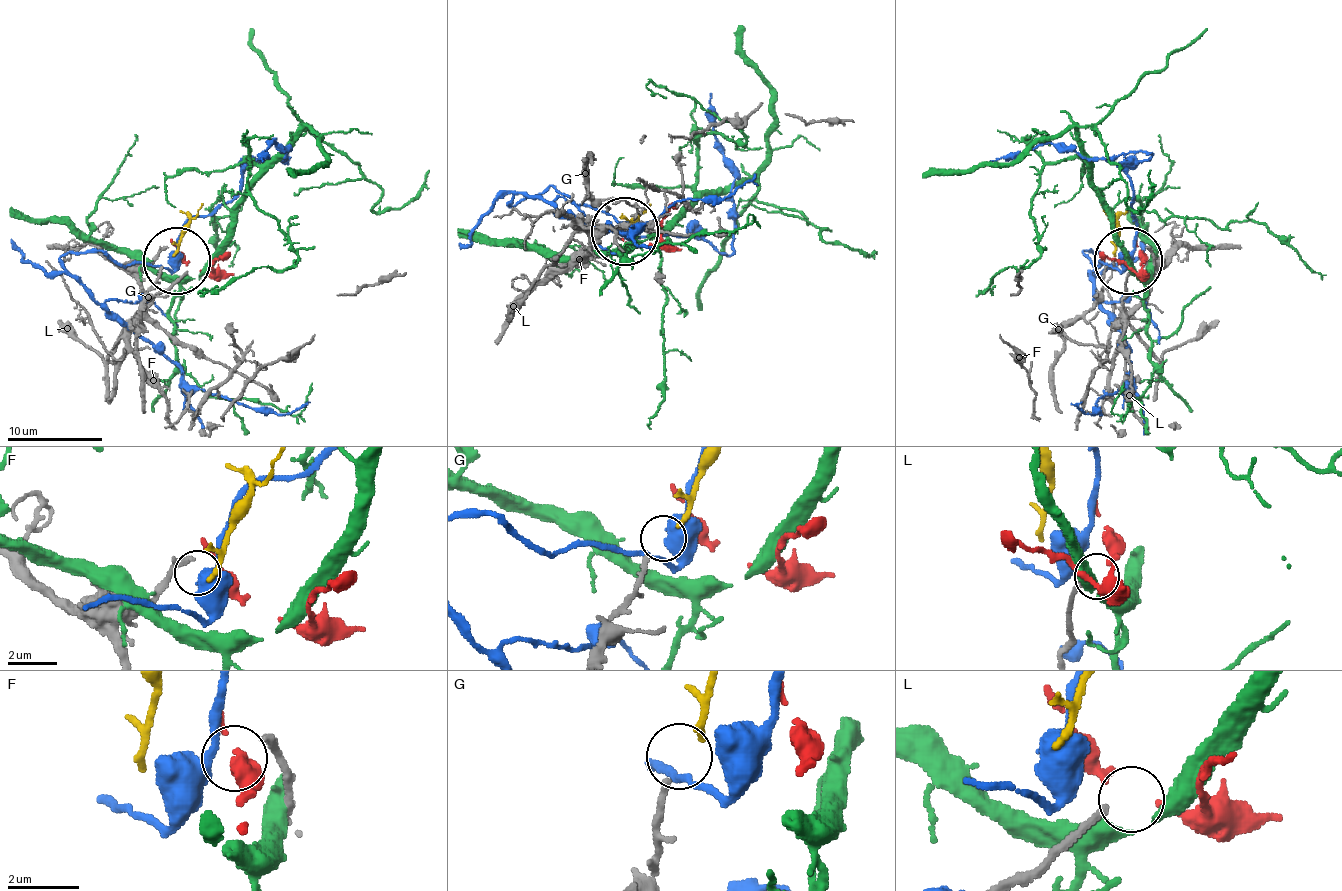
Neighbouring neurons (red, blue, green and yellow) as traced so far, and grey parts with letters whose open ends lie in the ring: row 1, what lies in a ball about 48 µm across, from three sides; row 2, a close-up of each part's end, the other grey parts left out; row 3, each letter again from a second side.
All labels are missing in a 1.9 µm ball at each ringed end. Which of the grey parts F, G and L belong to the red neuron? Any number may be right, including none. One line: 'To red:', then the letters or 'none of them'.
To red: L

